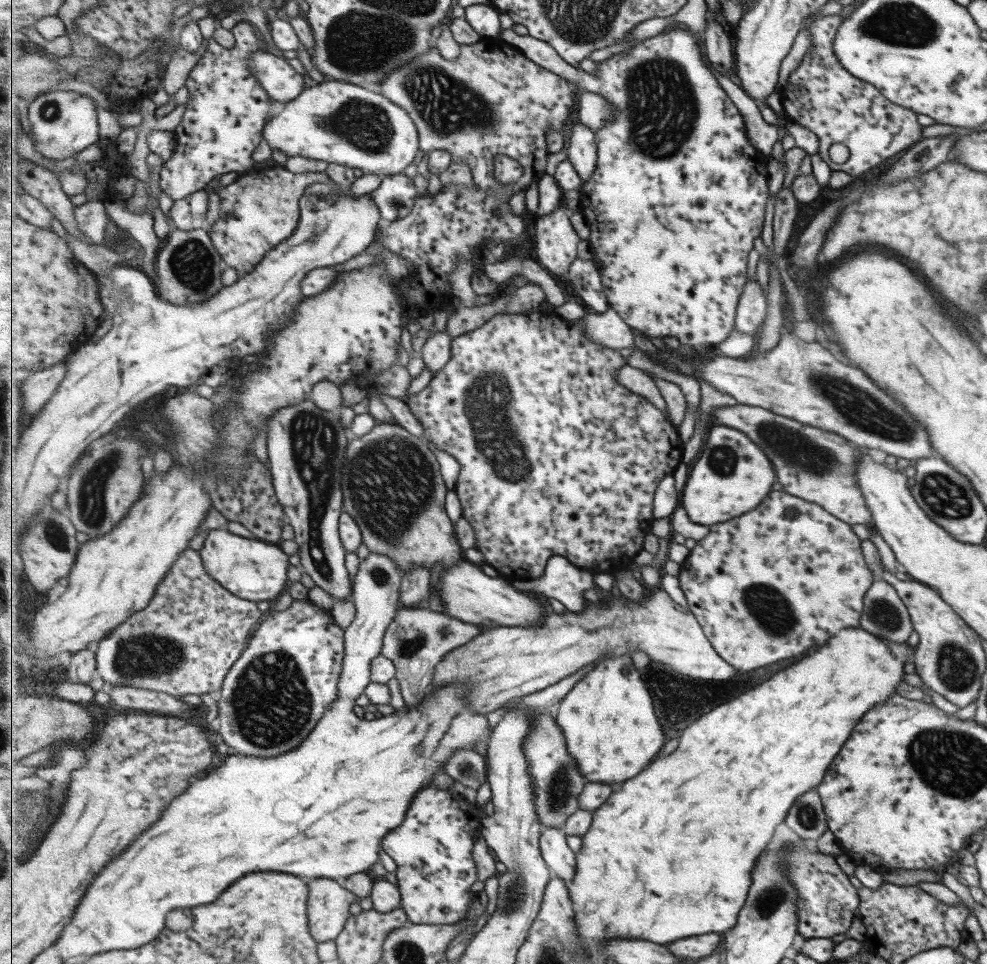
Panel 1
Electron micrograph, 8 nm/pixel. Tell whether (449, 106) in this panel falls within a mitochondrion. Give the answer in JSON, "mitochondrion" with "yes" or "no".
{"mitochondrion":"yes"}

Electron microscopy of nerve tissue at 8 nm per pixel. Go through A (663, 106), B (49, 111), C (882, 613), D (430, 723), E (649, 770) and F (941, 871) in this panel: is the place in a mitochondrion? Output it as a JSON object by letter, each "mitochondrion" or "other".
{"A":"mitochondrion","B":"mitochondrion","C":"mitochondrion","D":"other","E":"other","F":"other"}

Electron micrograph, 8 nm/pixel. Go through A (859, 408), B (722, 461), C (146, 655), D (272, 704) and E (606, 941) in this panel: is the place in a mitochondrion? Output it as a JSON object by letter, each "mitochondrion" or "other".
{"A":"mitochondrion","B":"mitochondrion","C":"mitochondrion","D":"mitochondrion","E":"other"}

